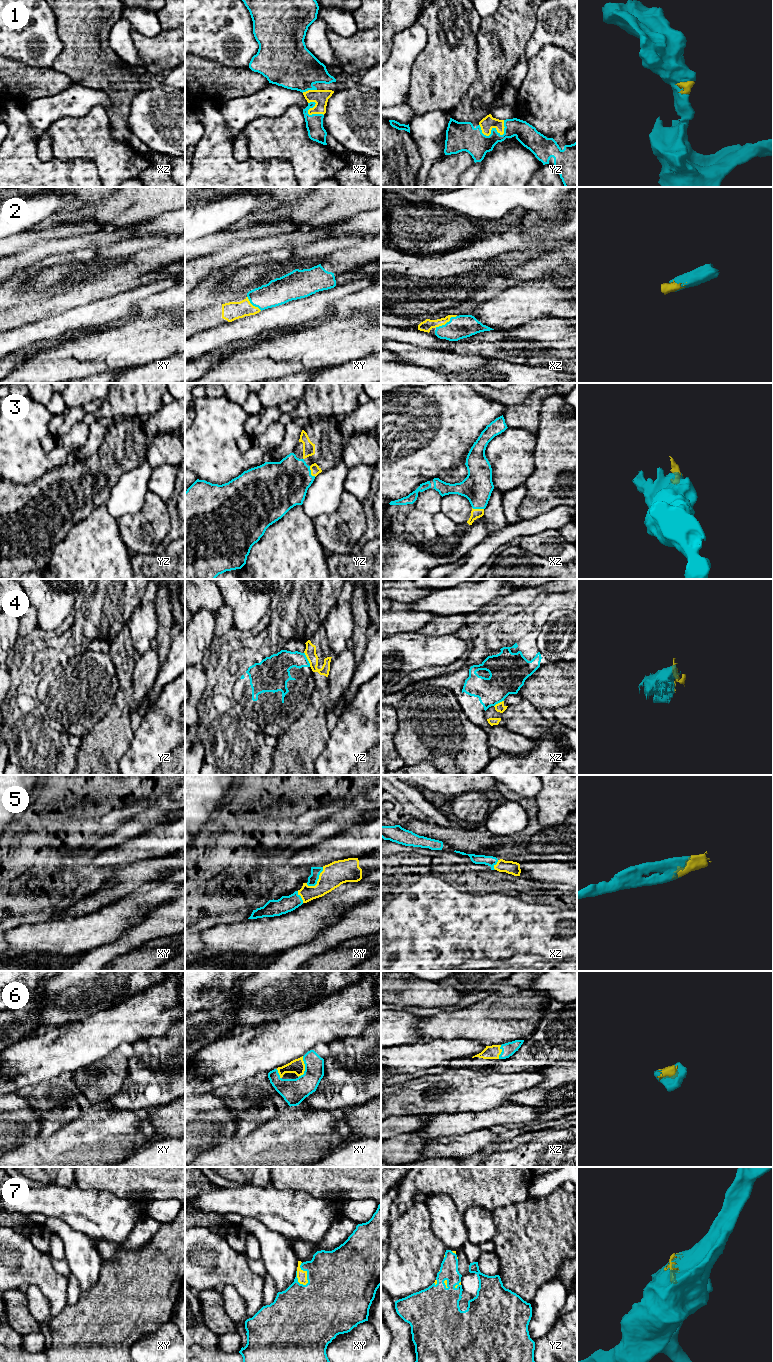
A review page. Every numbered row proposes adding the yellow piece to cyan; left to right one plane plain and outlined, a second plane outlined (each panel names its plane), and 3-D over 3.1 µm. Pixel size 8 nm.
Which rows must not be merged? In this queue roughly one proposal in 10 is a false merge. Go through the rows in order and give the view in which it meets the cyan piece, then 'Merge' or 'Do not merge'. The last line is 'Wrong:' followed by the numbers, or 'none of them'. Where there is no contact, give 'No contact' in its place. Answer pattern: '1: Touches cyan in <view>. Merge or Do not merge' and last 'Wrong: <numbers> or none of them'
1: Touches cyan in yz. Merge
2: Touches cyan in xz. Merge
3: Touches cyan in yz. Merge
4: Touches cyan in yz. Do not merge
5: Touches cyan in xy. Merge
6: Touches cyan in xy. Merge
7: Touches cyan in xy. Merge
Wrong: 4

